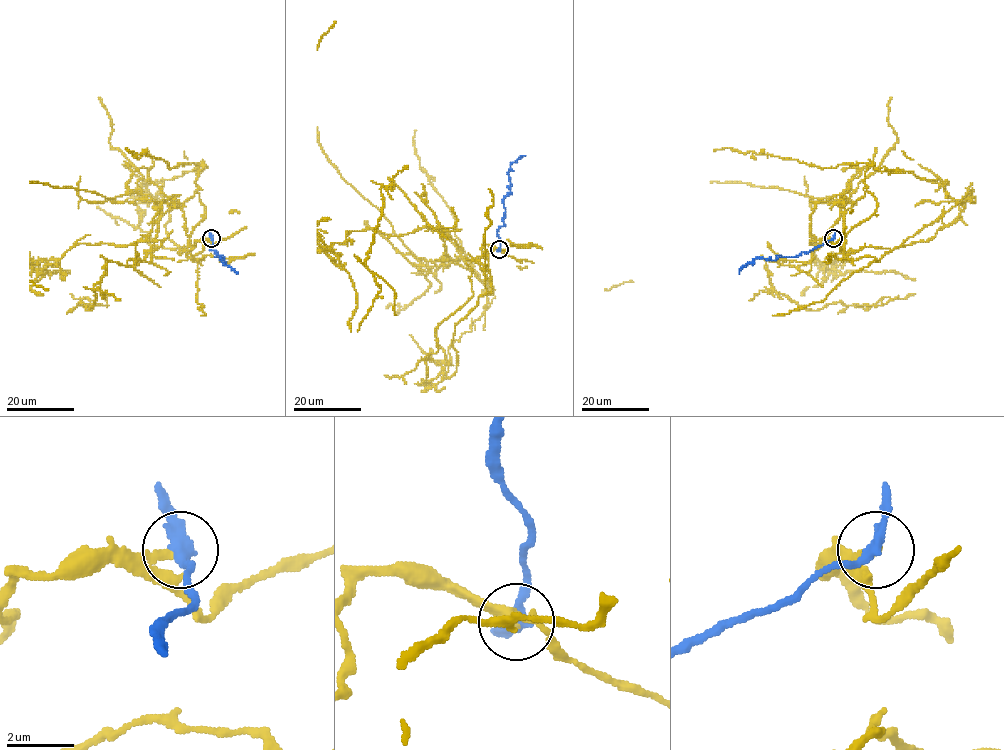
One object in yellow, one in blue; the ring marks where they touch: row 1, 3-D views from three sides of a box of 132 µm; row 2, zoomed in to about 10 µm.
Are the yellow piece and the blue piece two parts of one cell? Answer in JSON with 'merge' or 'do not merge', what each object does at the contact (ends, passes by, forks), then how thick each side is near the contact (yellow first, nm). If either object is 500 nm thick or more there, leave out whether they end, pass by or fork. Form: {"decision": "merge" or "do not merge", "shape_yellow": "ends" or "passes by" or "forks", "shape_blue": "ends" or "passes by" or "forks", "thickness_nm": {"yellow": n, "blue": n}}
{"decision": "do not merge", "shape_yellow": "ends", "shape_blue": "passes by", "thickness_nm": {"yellow": 200, "blue": 320}}

